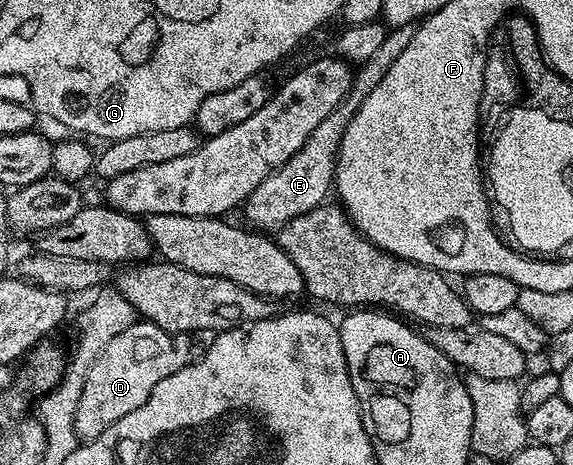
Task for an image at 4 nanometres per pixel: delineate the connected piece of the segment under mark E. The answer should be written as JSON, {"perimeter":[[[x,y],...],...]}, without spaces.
{"perimeter":[[[389,60],[385,68],[373,68],[363,62],[354,73],[354,84],[351,91],[345,97],[344,102],[331,113],[299,150],[273,175],[267,177],[249,195],[243,206],[247,221],[254,229],[263,232],[282,229],[294,218],[309,213],[311,209],[320,207],[328,199],[328,192],[332,191],[336,181],[337,163],[340,161],[342,139],[345,136],[349,119],[352,119],[361,108],[371,92],[379,86],[383,78],[389,73],[394,62]]]}

